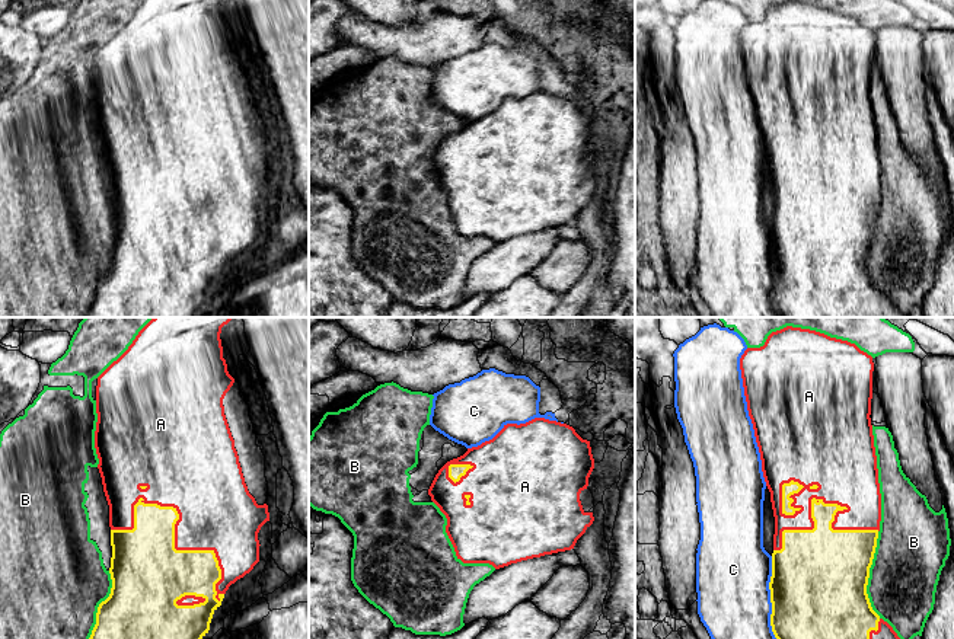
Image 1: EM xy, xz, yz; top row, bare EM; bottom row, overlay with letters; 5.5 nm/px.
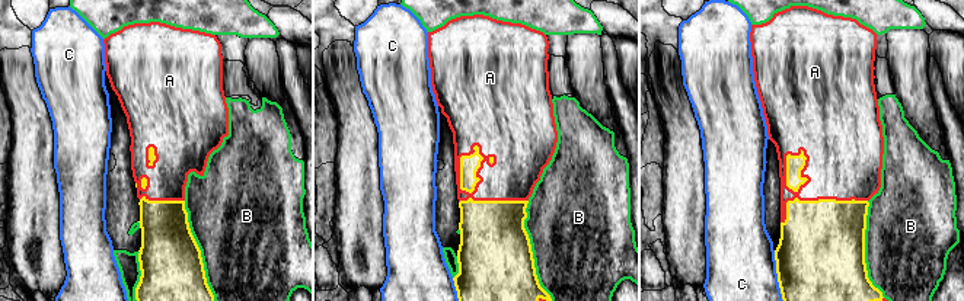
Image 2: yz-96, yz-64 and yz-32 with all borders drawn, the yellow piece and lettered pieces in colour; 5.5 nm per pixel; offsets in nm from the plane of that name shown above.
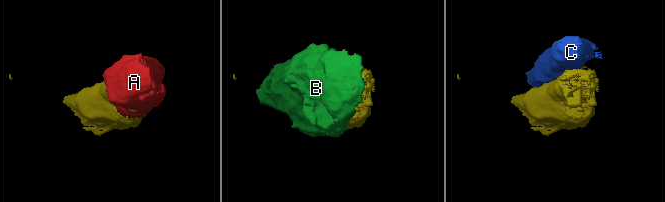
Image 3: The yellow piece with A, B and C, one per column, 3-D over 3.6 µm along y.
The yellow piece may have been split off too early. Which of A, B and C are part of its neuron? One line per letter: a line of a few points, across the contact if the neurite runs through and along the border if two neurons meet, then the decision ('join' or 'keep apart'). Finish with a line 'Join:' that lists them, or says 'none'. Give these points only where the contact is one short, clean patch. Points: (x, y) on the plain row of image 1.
A: join
B: keep apart
C: keep apart
Join: A

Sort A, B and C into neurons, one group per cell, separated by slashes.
A / B / C

